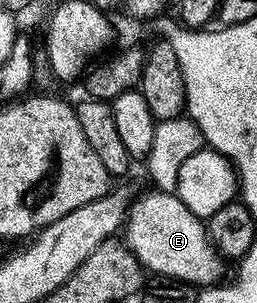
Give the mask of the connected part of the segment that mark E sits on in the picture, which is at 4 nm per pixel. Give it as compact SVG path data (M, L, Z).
M150 190L145 196L137 195L131 201L122 236L145 269L157 272L157 277L182 280L193 286L212 286L224 272L225 261L212 243L205 221L195 216L176 192Z

